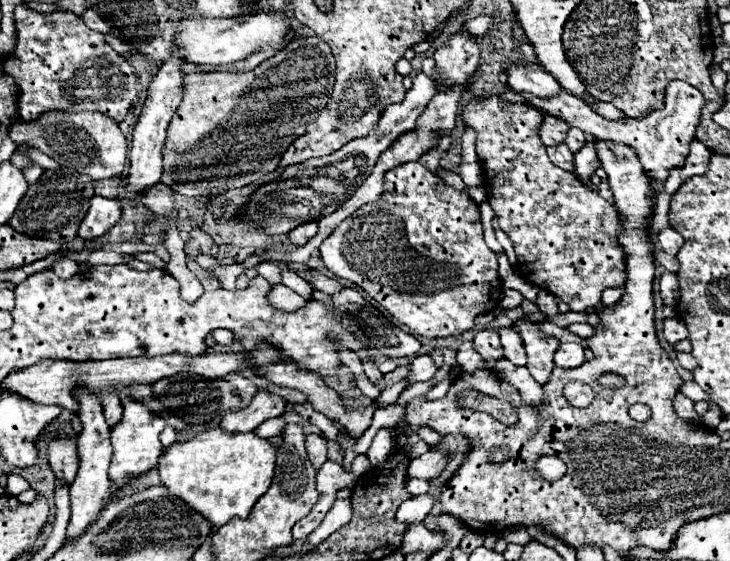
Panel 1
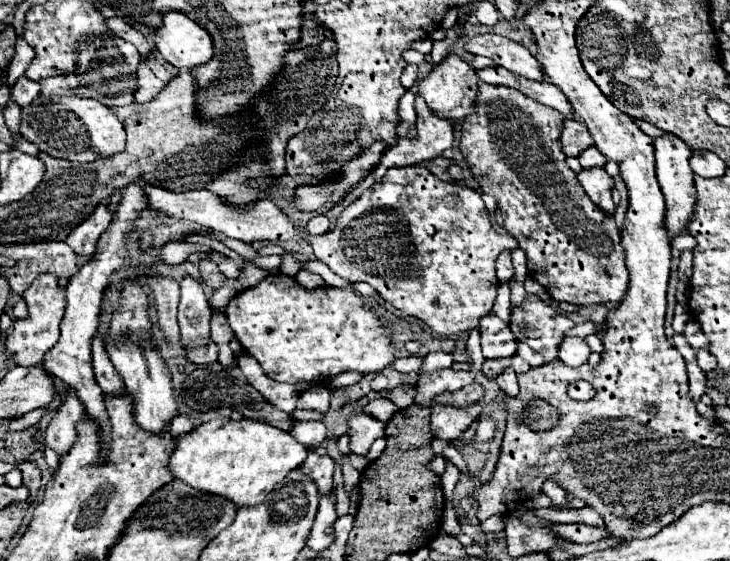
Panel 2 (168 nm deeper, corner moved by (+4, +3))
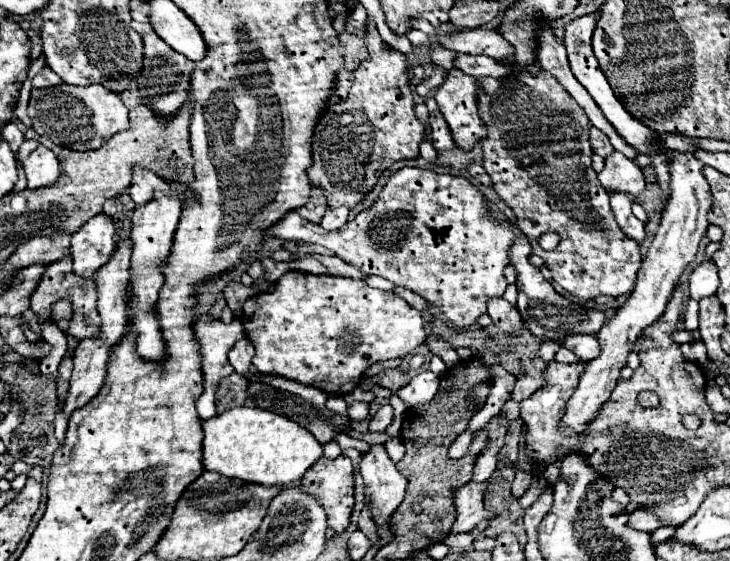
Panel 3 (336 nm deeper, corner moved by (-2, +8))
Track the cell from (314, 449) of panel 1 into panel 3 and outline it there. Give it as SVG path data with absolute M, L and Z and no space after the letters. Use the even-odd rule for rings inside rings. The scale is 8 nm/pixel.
M339 455L337 459L321 457L303 475L303 487L307 493L321 499L321 505L327 513L327 525L329 525L331 533L343 533L345 527L349 525L349 517L353 511L353 465L351 465L351 459L345 455Z

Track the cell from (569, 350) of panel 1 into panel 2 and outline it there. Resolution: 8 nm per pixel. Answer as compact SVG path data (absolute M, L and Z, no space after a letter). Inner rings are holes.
M565 338L559 348L559 360L567 366L581 366L587 362L591 348L583 338Z

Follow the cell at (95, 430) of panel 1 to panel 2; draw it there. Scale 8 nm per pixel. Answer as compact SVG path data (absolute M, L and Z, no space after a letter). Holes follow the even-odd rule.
M141 182L129 184L125 188L125 196L123 196L123 200L121 200L121 204L119 204L119 208L115 212L115 220L111 222L109 230L101 236L101 240L97 244L97 252L69 280L69 286L67 286L67 292L65 292L65 296L67 296L67 310L65 310L65 316L63 316L63 322L61 322L61 338L45 354L45 364L43 364L45 370L49 370L53 376L61 378L65 384L69 384L69 386L73 386L77 390L77 396L83 402L85 412L93 420L97 420L101 424L101 428L103 428L103 444L105 444L105 450L101 454L107 452L111 426L109 426L109 420L107 420L103 392L101 392L101 388L99 388L99 384L97 384L97 380L93 376L91 338L93 338L93 334L97 330L97 324L99 324L101 300L103 300L103 292L107 290L107 282L129 260L129 254L127 254L127 248L125 248L125 238L129 236L133 222L139 218L141 210L145 210L145 208L147 208L147 196L143 192L143 184Z

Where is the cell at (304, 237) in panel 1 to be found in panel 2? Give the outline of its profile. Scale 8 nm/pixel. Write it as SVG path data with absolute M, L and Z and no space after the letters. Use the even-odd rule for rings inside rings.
M327 216L311 218L309 224L307 224L307 232L309 234L325 234L325 232L329 232L329 218Z

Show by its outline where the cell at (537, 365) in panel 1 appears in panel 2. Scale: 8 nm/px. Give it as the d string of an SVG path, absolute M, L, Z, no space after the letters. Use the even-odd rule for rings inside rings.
M527 294L525 300L513 308L509 326L519 342L525 342L547 360L555 358L561 342L563 314L559 314L551 304L543 302L539 296Z

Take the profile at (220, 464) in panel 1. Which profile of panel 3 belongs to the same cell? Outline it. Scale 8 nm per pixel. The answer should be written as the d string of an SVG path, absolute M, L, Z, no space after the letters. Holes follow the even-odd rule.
M233 407L201 425L205 433L201 449L203 469L229 479L259 483L263 487L291 485L323 455L321 443L309 431L259 407Z

